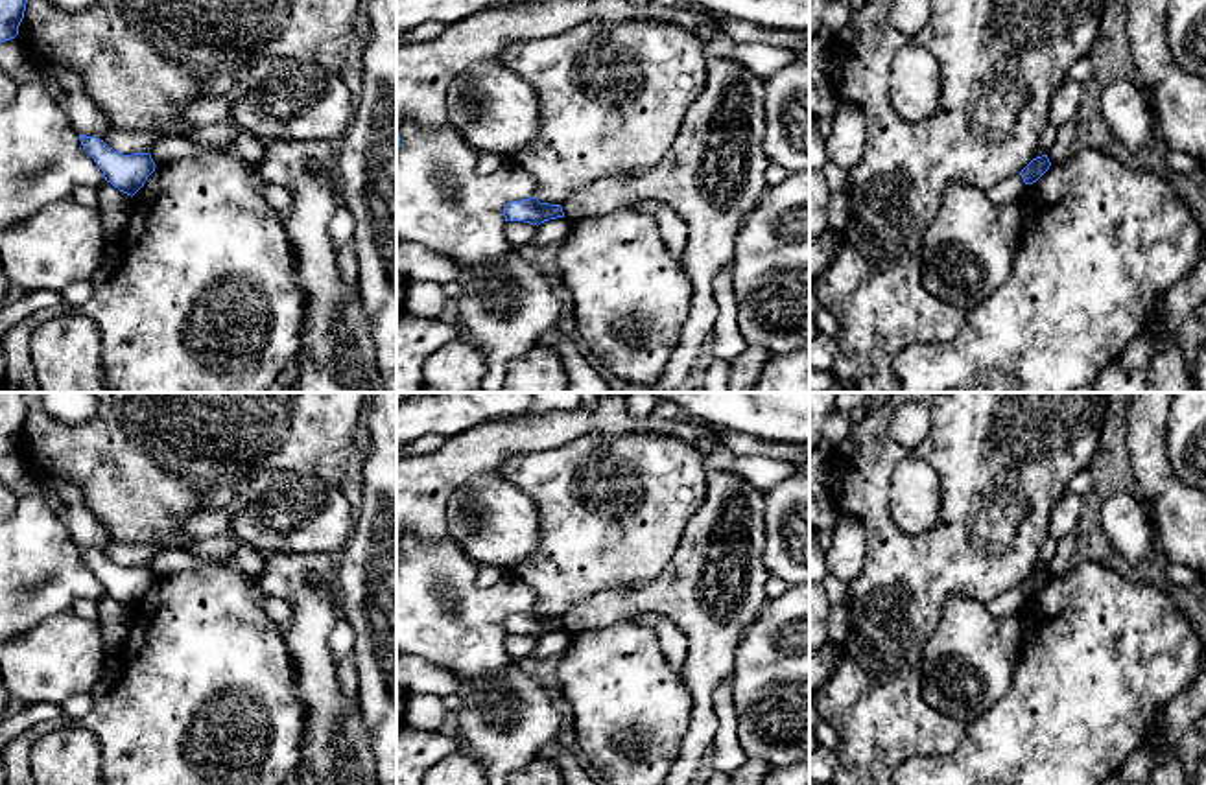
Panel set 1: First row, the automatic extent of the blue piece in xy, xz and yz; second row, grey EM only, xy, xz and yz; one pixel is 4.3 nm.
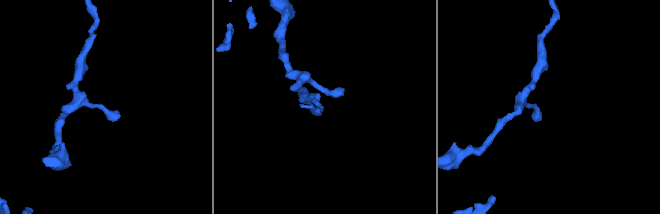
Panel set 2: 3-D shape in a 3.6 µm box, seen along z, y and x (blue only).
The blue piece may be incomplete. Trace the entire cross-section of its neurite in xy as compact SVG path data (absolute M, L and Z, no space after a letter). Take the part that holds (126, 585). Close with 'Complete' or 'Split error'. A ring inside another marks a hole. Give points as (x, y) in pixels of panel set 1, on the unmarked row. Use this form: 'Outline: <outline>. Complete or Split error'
Outline: M79 547L83 562L94 571L107 595L135 608L157 579L195 571L203 558L186 549L164 549L148 566L124 568L96 549Z. Split error

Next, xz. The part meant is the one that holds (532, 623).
Outline: M708 472L701 507L686 523L677 553L651 582L599 592L572 606L562 619L540 615L537 610L513 614L503 619L503 628L505 634L538 639L557 630L579 636L631 617L660 615L673 621L688 639L688 658L679 673L692 693L692 721L664 785L692 785L717 733L714 689L719 682L732 678L736 649L769 601L765 582L771 573L763 564L763 549L765 492L736 472Z. Split error

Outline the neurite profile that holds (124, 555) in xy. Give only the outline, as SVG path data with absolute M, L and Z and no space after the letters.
M120 542L109 544L103 555L118 566L133 568L133 566L148 566L153 557L164 551L160 542L146 544L146 545L125 545Z

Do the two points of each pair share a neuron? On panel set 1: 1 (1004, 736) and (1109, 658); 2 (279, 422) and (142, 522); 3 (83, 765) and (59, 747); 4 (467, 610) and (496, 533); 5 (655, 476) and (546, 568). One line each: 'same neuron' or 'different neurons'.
1: same neuron
2: same neuron
3: same neuron
4: different neurons
5: same neuron

